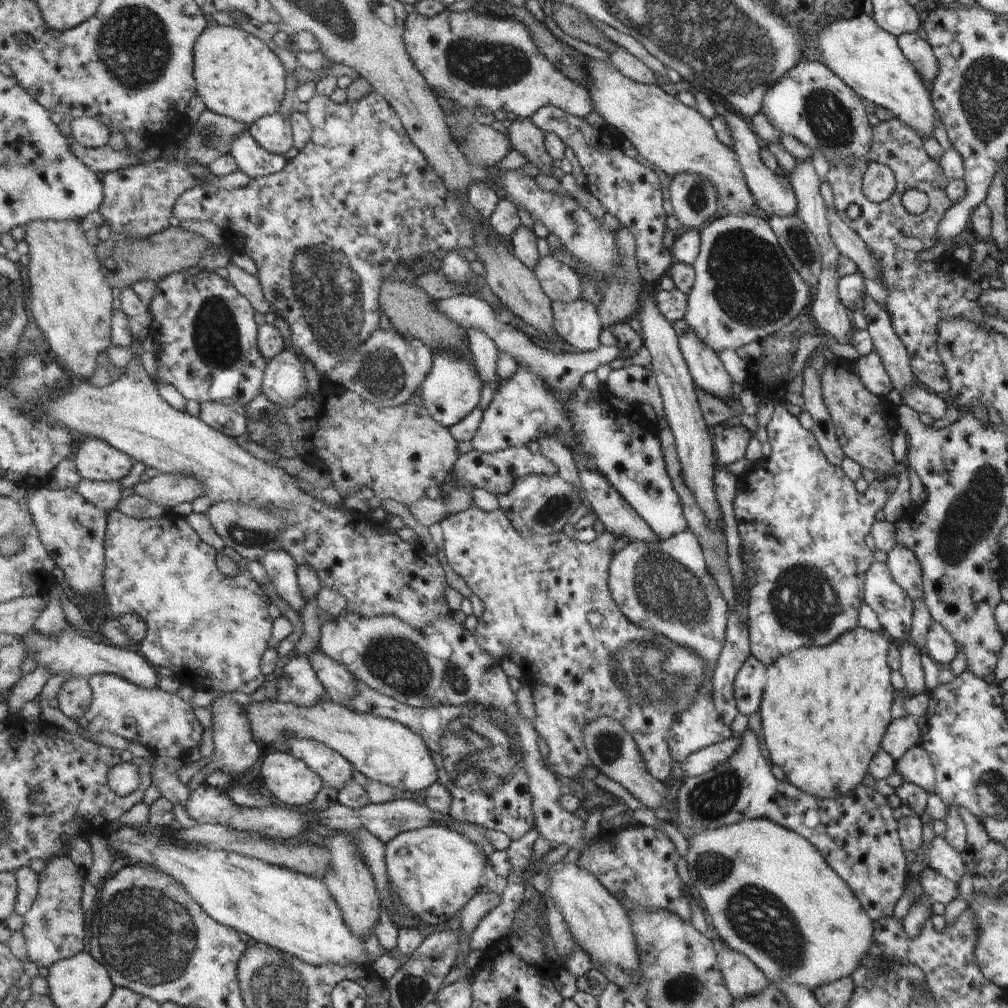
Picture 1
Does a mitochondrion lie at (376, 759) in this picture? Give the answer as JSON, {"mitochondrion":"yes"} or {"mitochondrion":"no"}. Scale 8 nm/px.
{"mitochondrion":"no"}

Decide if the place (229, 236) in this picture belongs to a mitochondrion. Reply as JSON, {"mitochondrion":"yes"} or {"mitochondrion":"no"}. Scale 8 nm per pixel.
{"mitochondrion":"no"}

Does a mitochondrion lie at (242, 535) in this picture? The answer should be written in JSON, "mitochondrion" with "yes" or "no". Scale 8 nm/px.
{"mitochondrion":"yes"}

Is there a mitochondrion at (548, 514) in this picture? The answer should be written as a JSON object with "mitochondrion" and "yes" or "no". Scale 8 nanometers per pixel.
{"mitochondrion":"yes"}

